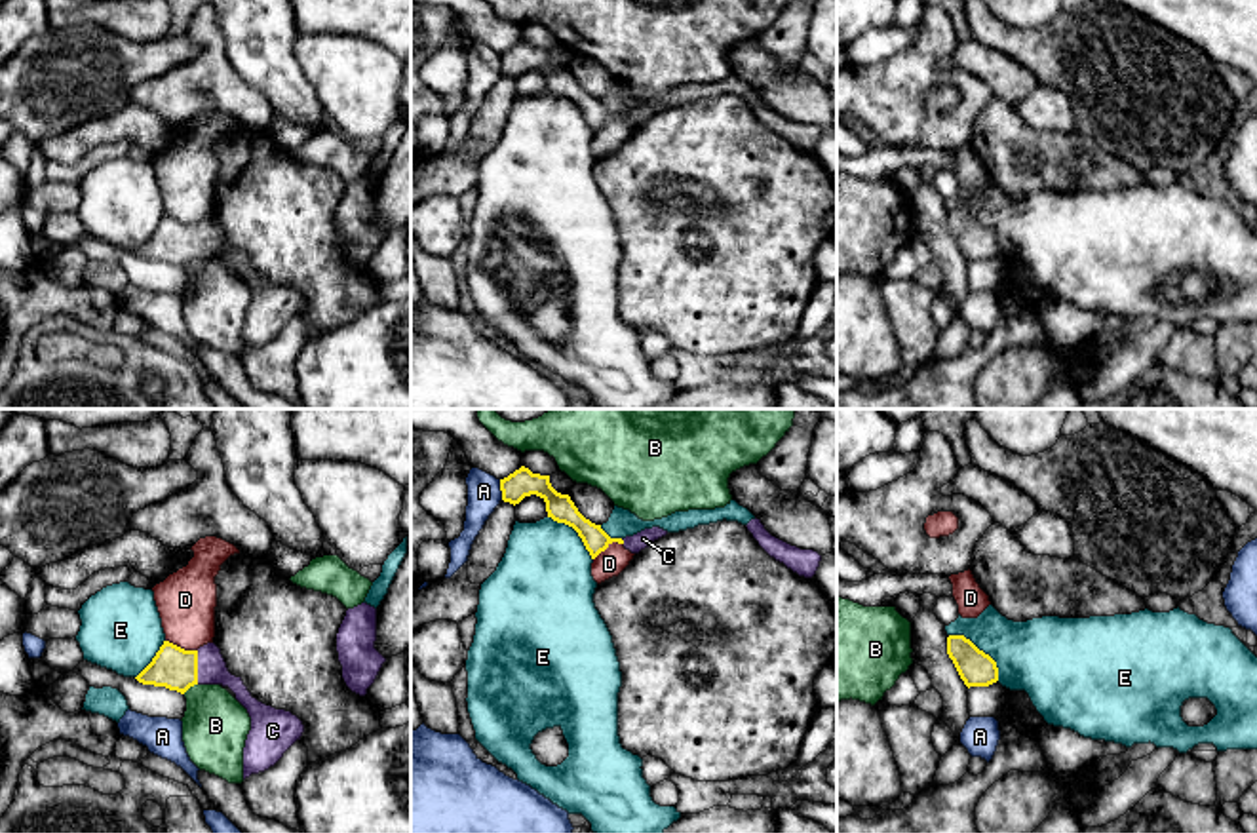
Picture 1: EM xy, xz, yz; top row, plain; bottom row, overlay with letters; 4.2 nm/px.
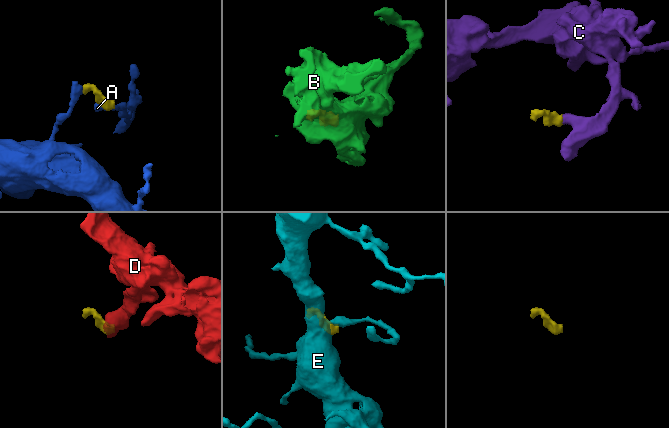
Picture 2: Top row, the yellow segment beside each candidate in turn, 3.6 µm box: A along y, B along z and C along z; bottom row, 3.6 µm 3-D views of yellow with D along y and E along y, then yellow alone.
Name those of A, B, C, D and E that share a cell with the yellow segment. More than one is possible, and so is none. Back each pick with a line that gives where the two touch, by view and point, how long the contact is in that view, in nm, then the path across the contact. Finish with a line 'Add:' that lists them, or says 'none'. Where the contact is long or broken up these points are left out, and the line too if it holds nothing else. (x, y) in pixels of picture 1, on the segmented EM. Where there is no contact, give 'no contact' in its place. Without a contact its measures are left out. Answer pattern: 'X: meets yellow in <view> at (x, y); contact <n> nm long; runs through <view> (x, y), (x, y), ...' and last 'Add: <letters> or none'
C: meets yellow in xy at (196, 668); contact 140 nm long
Add: C

